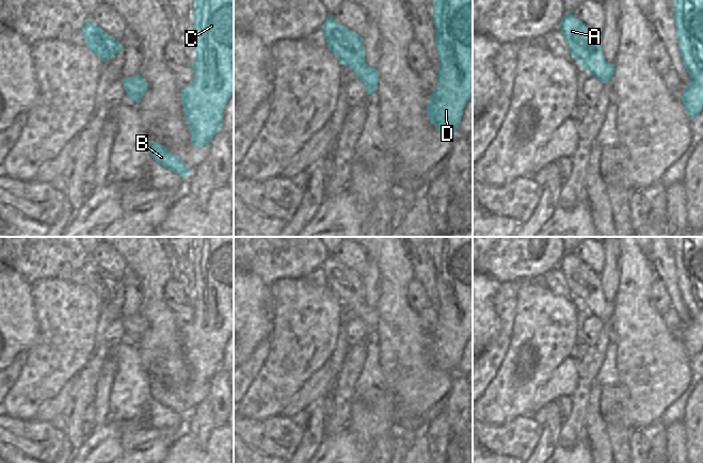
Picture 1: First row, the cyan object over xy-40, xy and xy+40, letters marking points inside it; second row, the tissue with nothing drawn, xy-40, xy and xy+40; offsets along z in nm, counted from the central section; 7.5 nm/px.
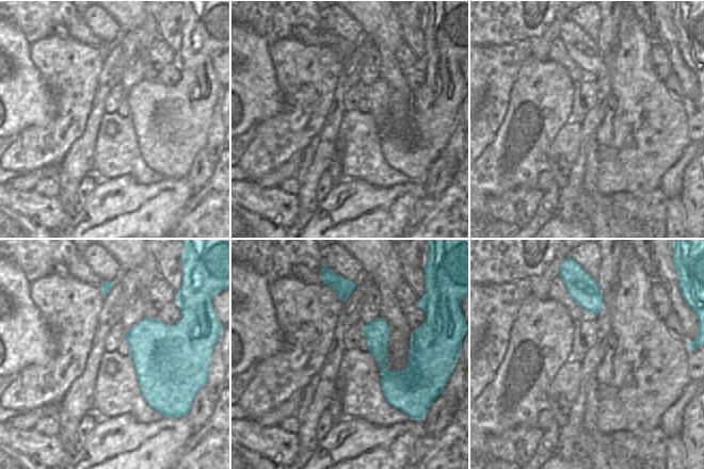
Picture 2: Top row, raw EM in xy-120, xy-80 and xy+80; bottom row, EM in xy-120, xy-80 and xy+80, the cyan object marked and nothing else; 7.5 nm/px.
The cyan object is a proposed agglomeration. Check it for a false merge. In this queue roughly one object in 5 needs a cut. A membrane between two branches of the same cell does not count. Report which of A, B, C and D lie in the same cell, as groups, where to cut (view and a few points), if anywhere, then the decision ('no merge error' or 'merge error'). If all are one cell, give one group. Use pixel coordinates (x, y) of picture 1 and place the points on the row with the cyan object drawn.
groups A B C D; cut none; no merge error

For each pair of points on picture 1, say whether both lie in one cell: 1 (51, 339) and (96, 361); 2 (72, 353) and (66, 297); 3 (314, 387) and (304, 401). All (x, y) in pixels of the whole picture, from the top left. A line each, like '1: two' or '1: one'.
1: two
2: one
3: one

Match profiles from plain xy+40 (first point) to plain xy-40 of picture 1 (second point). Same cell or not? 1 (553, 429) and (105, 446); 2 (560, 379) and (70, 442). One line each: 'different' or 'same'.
1: different
2: different

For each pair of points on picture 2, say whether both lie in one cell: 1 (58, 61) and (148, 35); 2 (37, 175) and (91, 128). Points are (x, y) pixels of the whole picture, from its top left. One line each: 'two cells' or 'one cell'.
1: two cells
2: two cells

